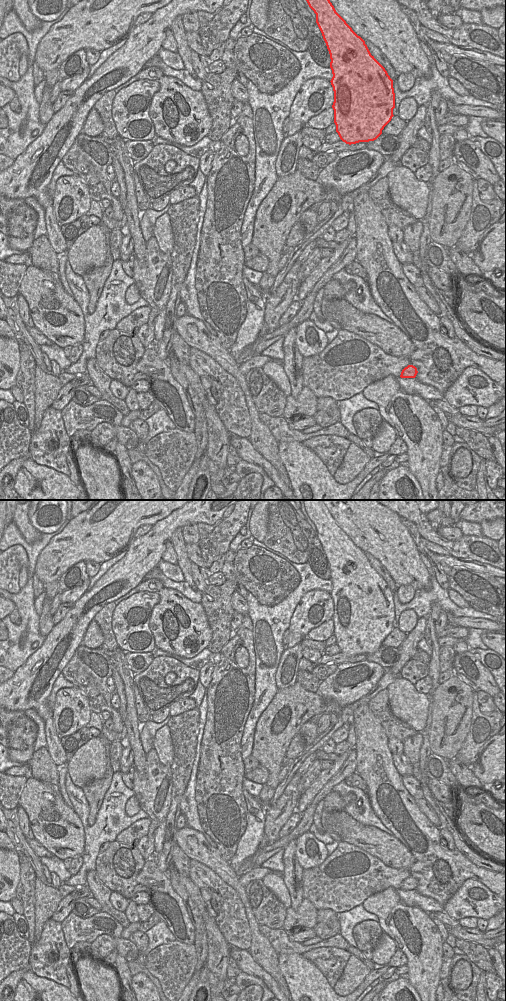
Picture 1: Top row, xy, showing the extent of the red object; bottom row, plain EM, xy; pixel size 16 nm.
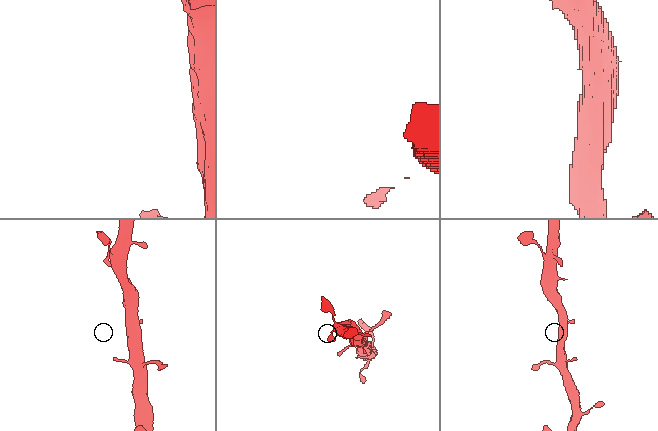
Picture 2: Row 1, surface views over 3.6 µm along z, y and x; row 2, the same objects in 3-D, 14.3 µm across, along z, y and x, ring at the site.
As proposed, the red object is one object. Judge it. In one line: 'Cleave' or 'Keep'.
Keep.

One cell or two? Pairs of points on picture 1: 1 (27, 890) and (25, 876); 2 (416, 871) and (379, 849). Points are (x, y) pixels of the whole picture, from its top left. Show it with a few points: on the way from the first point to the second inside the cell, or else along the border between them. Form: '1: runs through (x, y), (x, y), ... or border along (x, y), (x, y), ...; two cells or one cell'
1: runs through (27, 887), (27, 879); one cell
2: border along (403, 845), (414, 859), (409, 869); two cells

